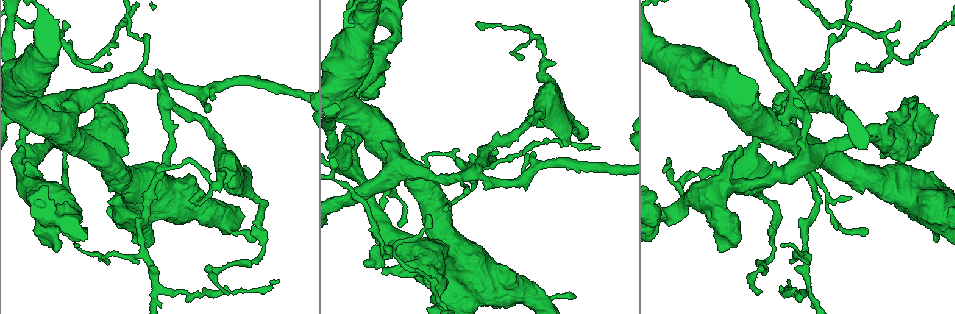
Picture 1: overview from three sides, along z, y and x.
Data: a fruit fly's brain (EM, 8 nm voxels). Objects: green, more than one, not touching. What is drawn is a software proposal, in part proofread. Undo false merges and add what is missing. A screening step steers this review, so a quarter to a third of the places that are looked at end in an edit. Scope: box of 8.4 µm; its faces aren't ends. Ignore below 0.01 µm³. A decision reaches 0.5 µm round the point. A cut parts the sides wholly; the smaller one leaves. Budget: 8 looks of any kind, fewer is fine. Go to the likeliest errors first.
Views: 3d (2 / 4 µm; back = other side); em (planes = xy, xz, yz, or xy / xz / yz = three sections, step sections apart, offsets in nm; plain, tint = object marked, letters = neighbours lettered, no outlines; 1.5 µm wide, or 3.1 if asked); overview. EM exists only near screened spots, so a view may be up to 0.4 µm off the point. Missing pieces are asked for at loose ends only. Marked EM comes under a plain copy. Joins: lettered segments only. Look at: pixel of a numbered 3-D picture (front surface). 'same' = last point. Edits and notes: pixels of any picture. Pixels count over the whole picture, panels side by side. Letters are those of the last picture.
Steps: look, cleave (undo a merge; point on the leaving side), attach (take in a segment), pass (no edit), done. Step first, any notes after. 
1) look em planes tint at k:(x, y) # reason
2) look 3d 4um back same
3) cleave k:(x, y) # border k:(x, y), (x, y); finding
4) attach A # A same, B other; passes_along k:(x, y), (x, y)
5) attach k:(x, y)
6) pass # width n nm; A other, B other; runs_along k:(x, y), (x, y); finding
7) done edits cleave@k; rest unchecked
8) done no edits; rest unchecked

look em planes letters at 1:(254, 240) # end of a long branch

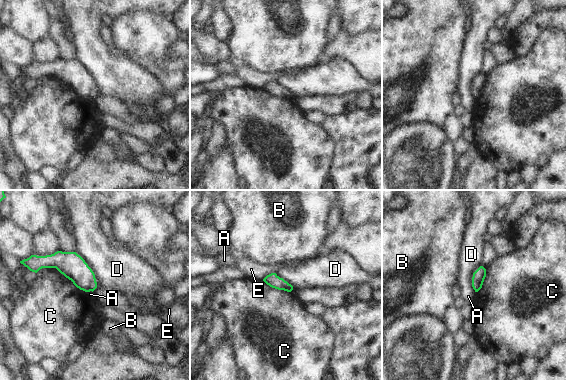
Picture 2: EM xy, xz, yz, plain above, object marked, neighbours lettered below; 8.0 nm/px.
pass # longest_contact D 360 nm; A other, B other, C other, D other, E other; border 2:(262, 280), (272, 287), (290, 292); none of them fits

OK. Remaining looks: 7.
look 3d 2um back at 1:(142, 63) # calibre changes

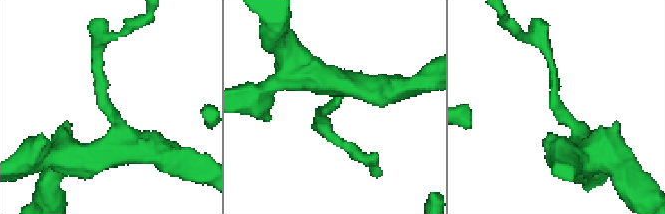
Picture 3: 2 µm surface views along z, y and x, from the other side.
look em planes tint at 3:(106, 105) # arms 3; need the tissue

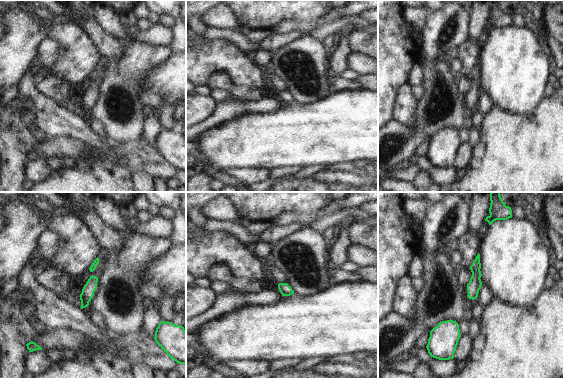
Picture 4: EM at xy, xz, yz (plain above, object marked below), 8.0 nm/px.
look em planes letters same # see the neighbours

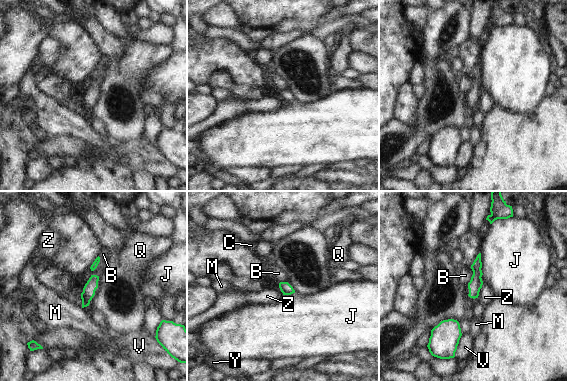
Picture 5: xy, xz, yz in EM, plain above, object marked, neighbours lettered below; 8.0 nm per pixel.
pass # B other, C other, J other, M other, Q other, V other, Y other, Z other; border 5:(483, 284), (477, 298); one neuron here

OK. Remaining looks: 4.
look em xy step 4 tint at 1:(760, 268) # sharp bend

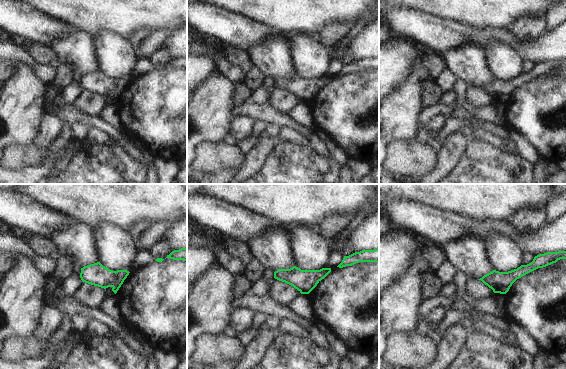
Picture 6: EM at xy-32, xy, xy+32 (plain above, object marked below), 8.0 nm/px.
look em xy step 4 letters same # see the neighbours

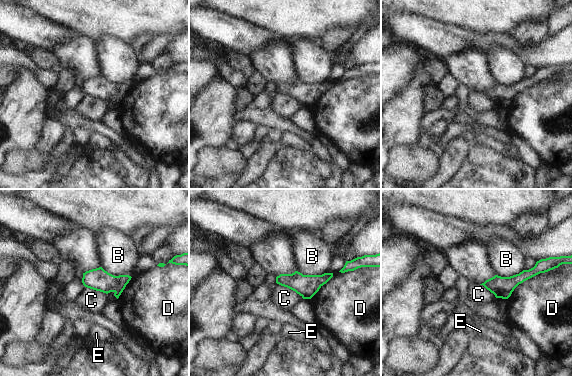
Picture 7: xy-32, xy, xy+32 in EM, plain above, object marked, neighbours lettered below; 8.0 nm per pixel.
pass # B other, C other, D other, E other; border 7:(297, 271), (303, 274), (326, 273); all the same neuron

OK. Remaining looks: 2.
done no edits; rest unchecked

